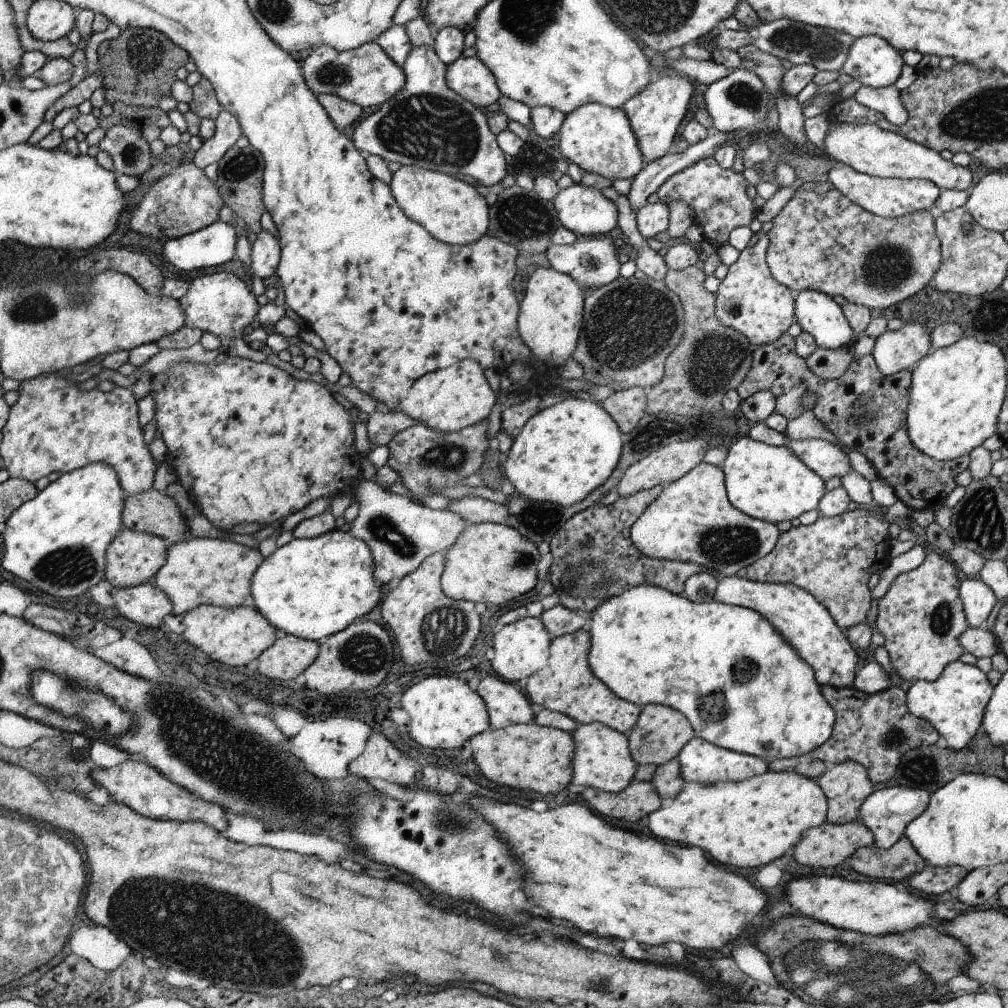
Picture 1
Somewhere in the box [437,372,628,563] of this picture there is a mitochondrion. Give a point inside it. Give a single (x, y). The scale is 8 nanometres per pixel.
(523, 518)

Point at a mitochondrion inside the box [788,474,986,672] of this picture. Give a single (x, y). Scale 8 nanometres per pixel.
(940, 620)

